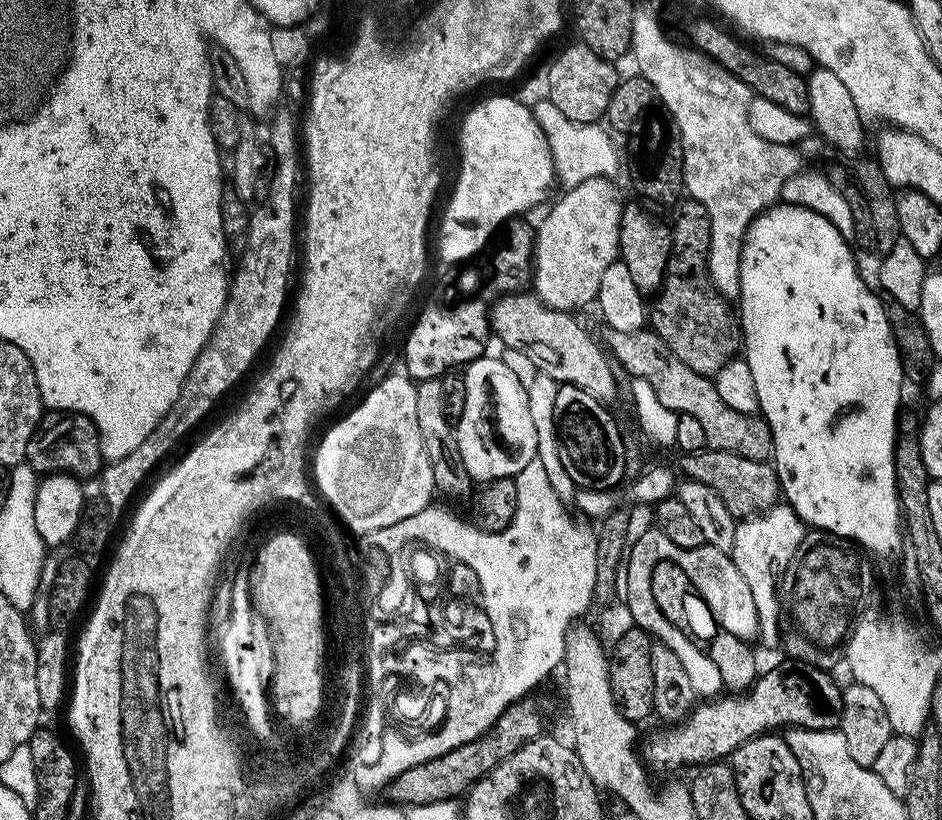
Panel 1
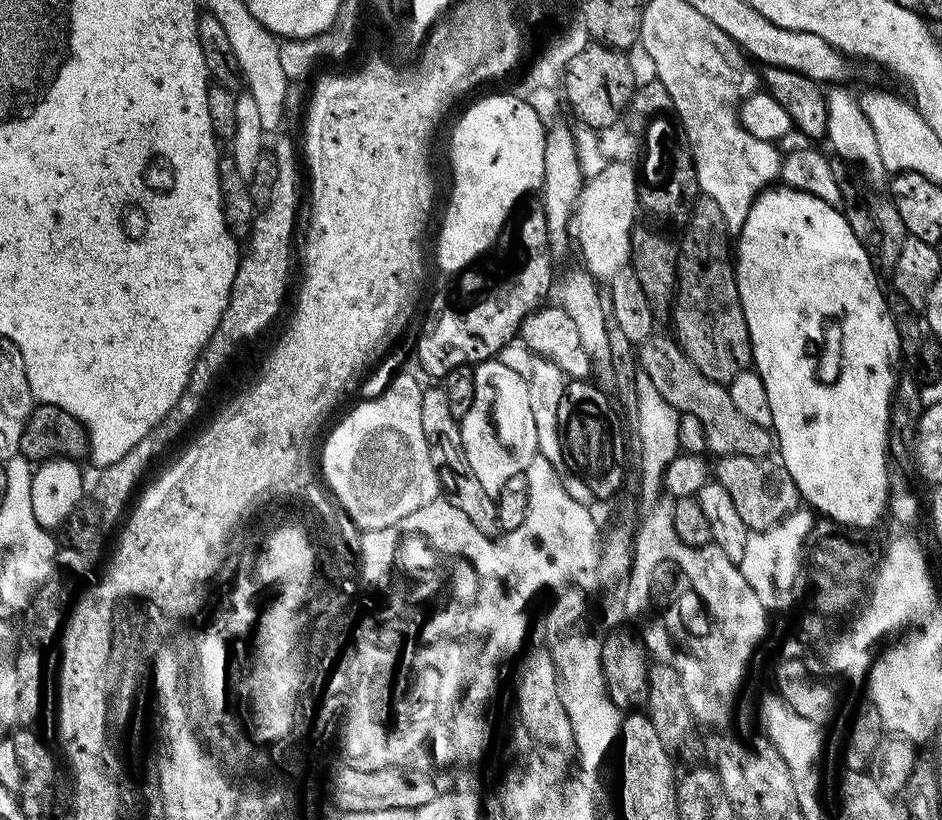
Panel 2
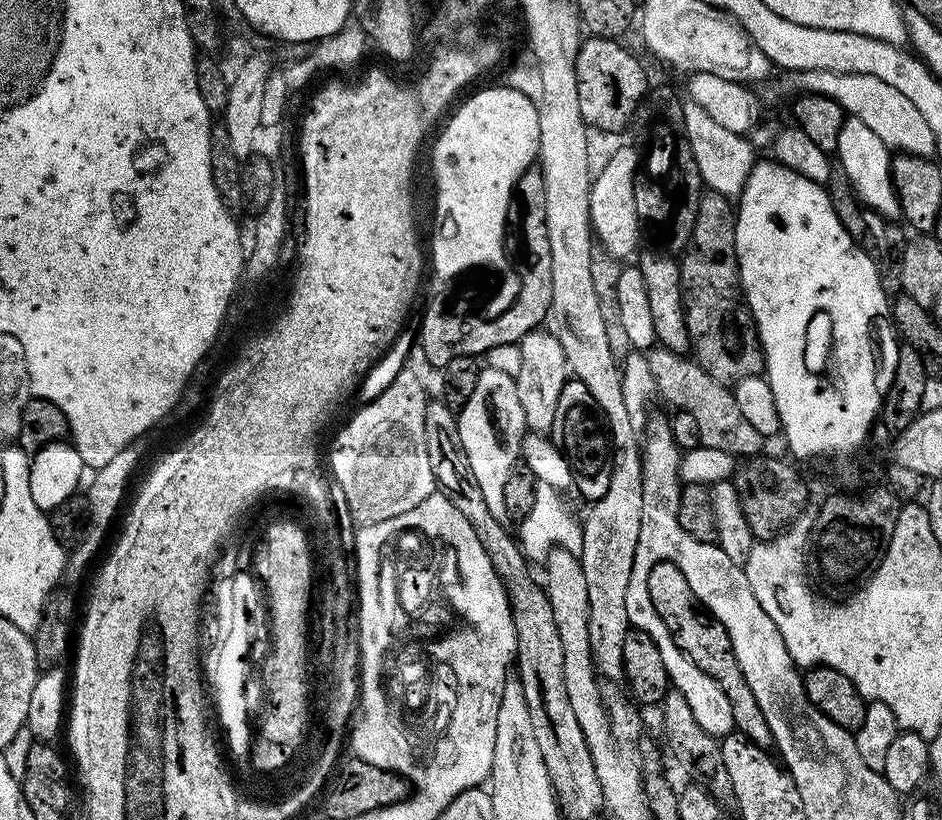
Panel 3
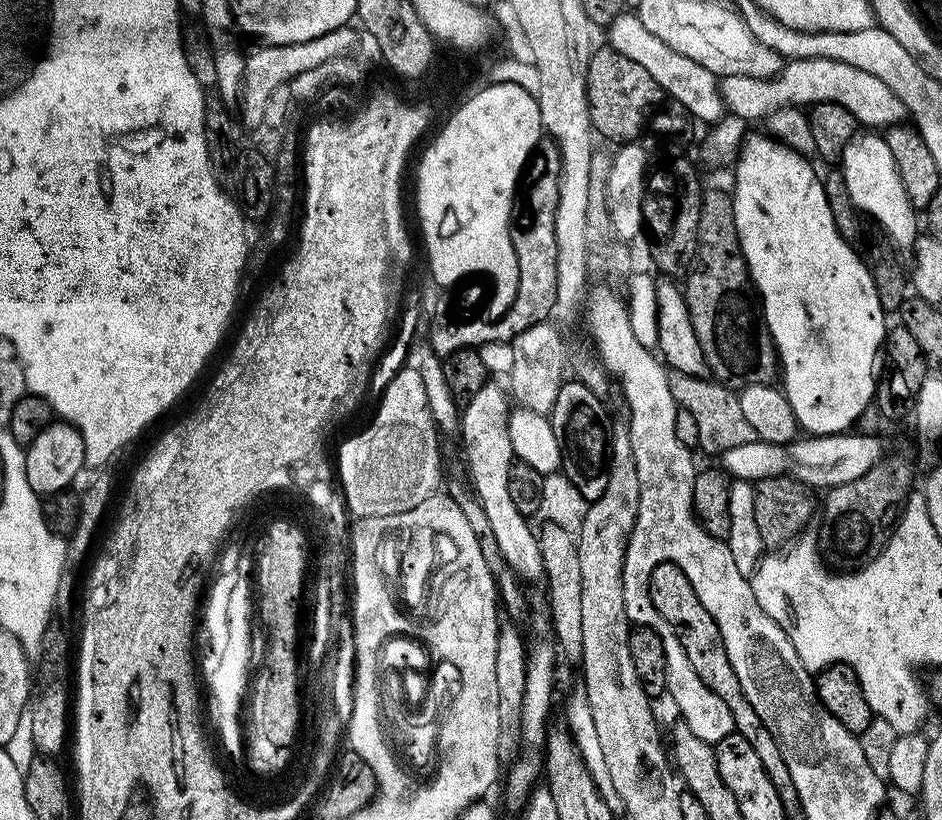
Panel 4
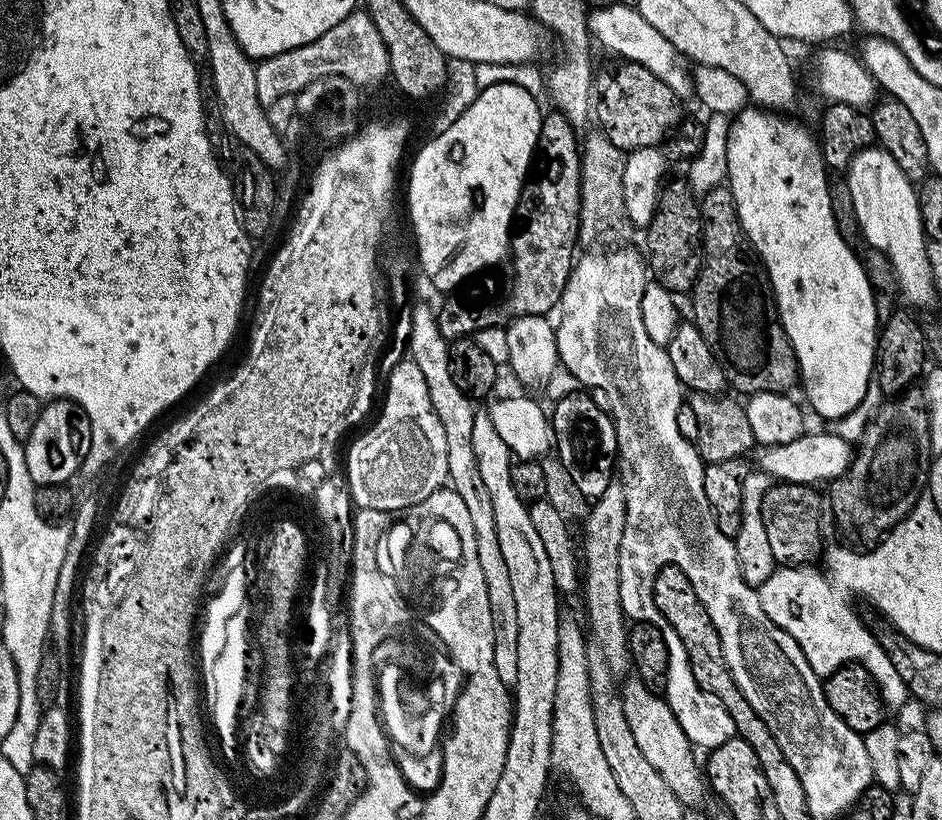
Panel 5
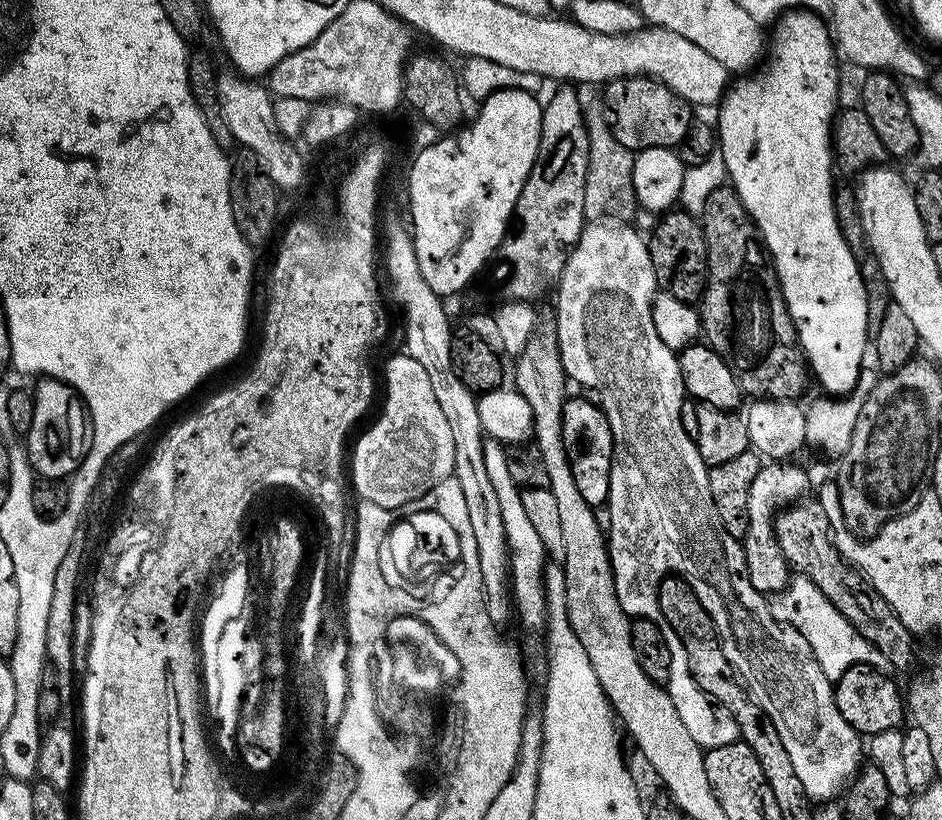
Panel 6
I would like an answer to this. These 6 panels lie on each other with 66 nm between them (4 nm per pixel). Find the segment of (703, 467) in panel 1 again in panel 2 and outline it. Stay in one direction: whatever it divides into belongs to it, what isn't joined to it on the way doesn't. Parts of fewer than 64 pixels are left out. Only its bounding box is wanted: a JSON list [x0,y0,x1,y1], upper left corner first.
[714,455,801,532]

